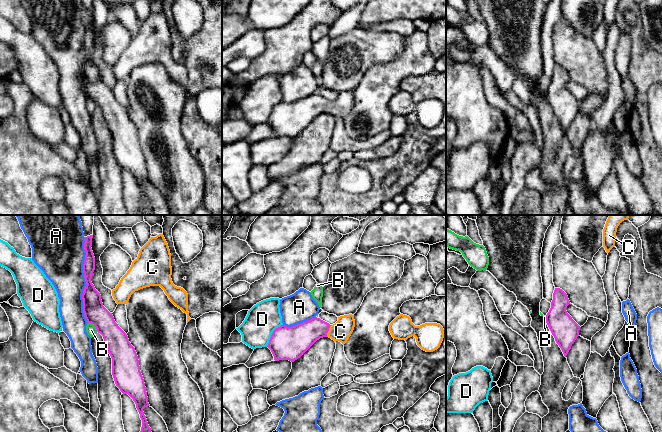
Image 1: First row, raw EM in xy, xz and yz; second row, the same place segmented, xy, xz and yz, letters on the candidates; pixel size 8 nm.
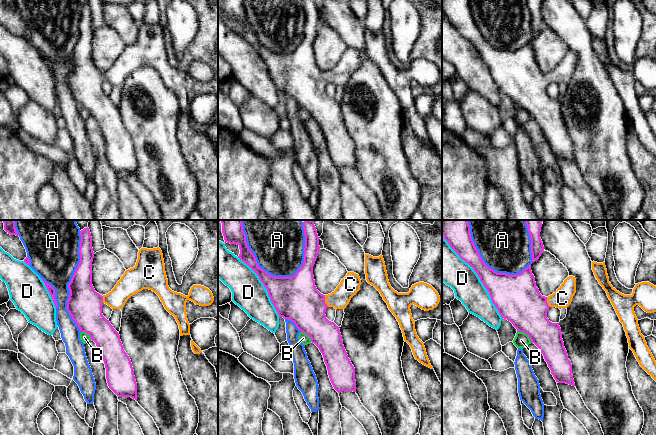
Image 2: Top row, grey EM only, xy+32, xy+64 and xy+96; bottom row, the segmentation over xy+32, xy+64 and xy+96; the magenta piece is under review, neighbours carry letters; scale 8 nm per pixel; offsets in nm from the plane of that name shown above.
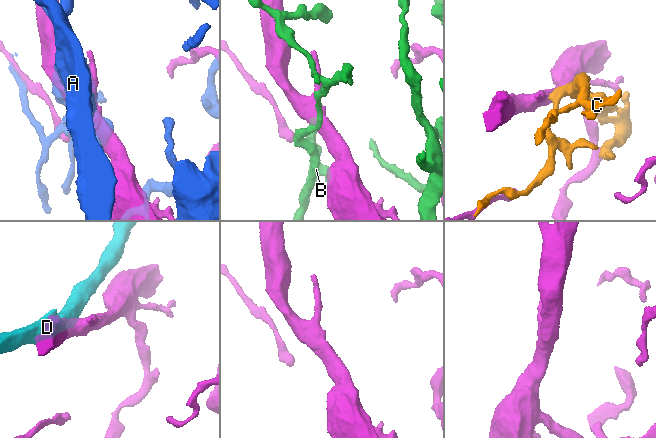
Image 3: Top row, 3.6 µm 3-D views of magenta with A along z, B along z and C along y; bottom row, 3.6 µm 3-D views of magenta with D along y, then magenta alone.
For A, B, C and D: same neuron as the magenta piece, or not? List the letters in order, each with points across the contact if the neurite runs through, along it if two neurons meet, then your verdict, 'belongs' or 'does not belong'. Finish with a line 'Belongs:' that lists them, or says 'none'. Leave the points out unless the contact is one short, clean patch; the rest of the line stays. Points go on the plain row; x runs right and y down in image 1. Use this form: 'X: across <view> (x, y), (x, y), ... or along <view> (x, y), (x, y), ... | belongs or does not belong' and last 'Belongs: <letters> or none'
A: does not belong
B: does not belong
C: across xz (299, 114), (312, 106), (328, 106), (340, 107) | belongs
D: does not belong
Belongs: C

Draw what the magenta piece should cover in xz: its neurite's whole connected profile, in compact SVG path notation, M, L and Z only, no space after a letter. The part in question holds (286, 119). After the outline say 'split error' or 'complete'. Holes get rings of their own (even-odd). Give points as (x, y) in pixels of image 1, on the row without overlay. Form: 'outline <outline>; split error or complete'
outline M352 90L338 93L338 97L333 101L315 93L295 102L281 101L276 104L267 123L271 126L275 137L294 138L320 114L329 113L344 121L354 103L355 96Z; split error

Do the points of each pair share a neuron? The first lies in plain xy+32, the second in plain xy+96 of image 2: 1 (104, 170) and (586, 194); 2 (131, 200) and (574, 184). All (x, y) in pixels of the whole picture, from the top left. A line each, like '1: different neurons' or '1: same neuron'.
1: different neurons
2: different neurons

